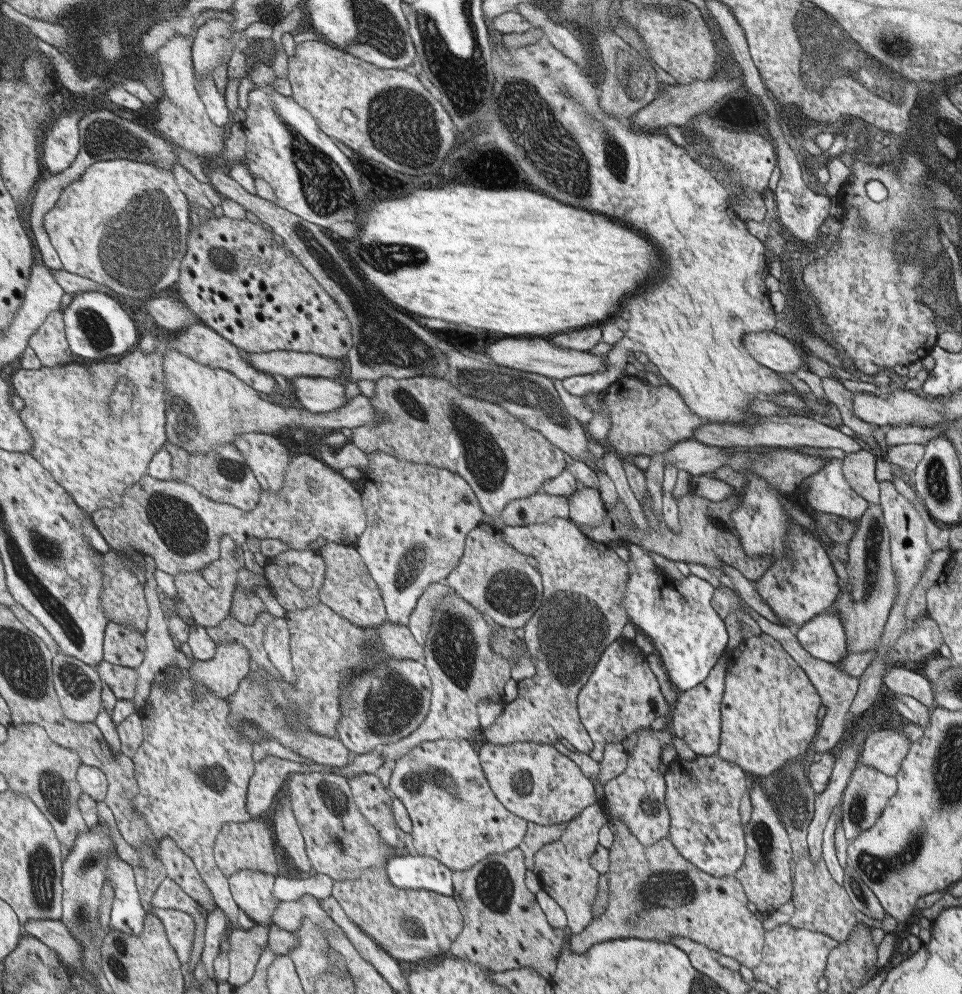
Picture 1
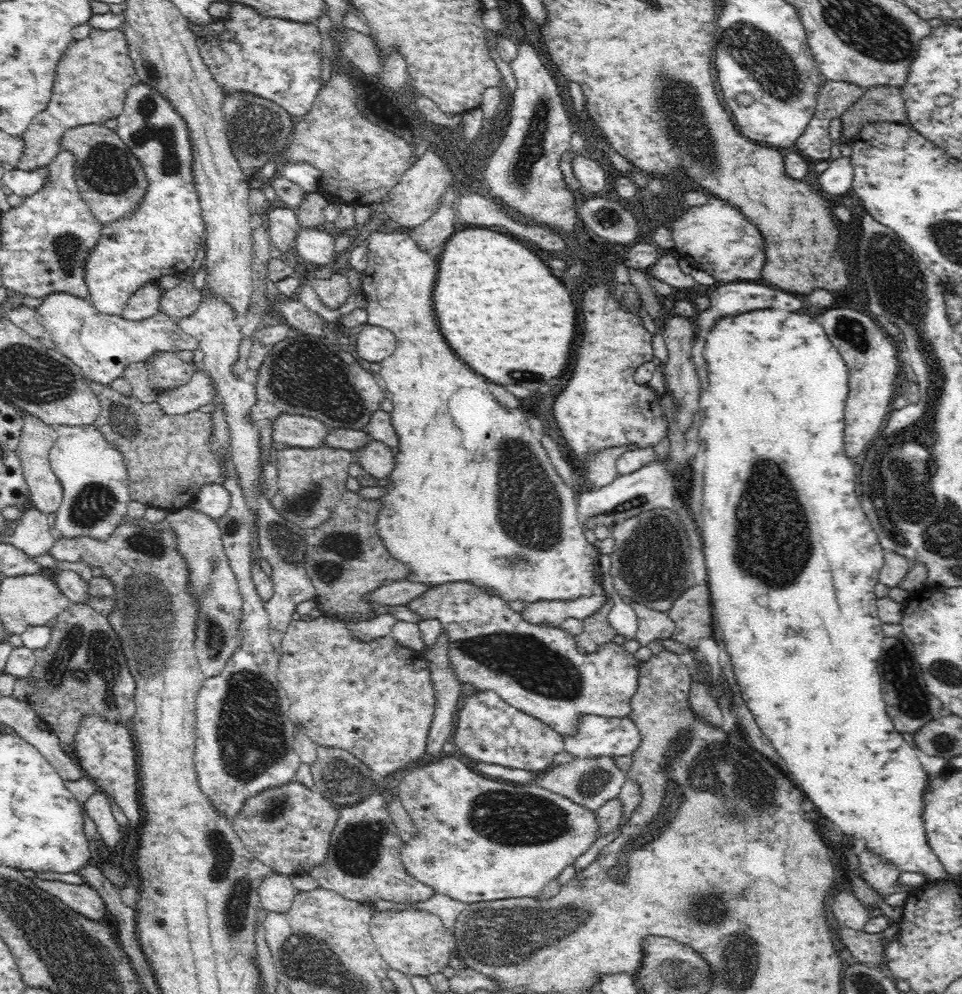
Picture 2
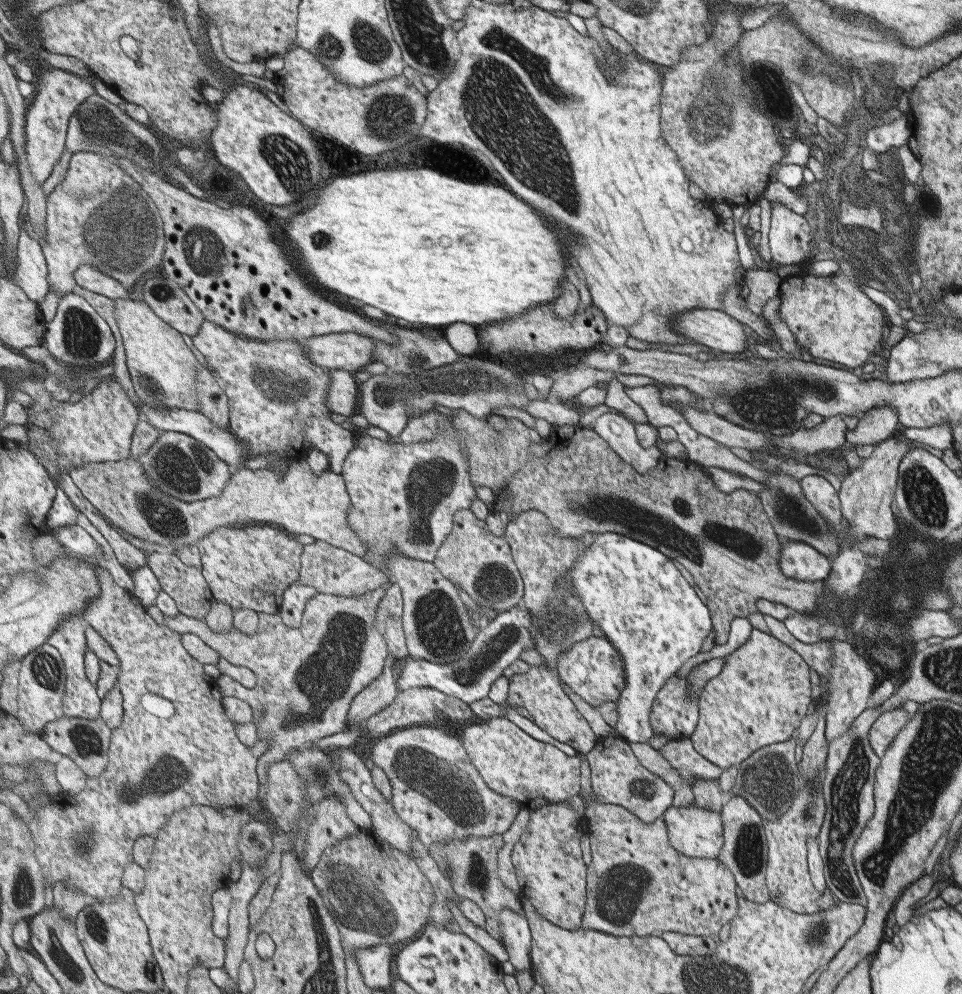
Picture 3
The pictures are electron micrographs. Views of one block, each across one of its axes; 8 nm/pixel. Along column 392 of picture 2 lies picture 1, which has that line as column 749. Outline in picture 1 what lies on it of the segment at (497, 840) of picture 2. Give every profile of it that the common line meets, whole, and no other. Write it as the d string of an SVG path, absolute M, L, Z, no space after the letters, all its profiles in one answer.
M717 754L709 756L696 755L693 760L677 757L667 764L665 774L665 805L670 815L668 839L677 852L691 864L711 876L733 875L745 862L747 838L745 826L741 824L739 803L743 793L749 789L751 782L738 764L723 760Z

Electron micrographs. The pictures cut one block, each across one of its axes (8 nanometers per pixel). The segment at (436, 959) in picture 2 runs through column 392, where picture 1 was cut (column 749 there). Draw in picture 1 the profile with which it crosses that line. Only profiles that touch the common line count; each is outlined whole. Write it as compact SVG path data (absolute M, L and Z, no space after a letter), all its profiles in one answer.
M612 816L611 826L617 833L610 835L612 845L607 848L610 858L608 872L617 874L617 864L621 874L625 870L635 870L639 876L639 892L625 892L623 886L609 878L607 909L592 920L579 934L572 934L567 940L570 952L585 952L590 946L603 941L640 937L645 940L669 942L671 936L690 938L712 950L737 960L739 965L754 970L761 960L765 942L761 922L747 910L747 900L741 885L733 875L711 876L682 857L668 837L651 846L643 845L626 828L619 817Z

